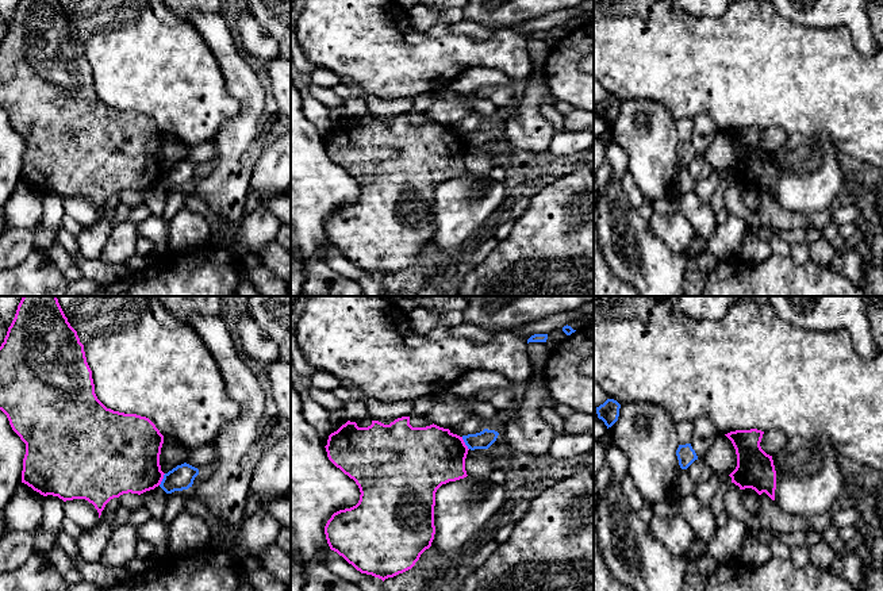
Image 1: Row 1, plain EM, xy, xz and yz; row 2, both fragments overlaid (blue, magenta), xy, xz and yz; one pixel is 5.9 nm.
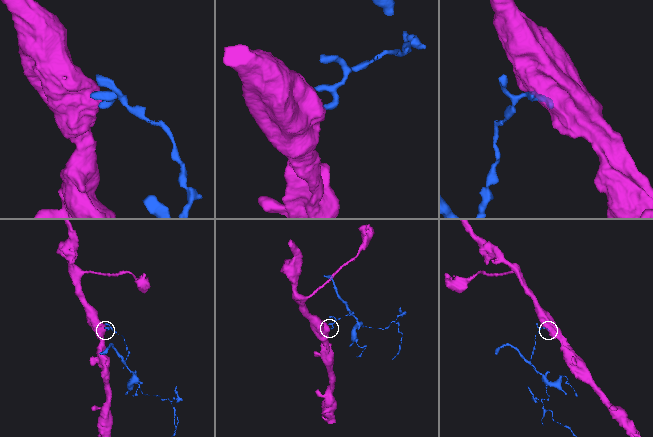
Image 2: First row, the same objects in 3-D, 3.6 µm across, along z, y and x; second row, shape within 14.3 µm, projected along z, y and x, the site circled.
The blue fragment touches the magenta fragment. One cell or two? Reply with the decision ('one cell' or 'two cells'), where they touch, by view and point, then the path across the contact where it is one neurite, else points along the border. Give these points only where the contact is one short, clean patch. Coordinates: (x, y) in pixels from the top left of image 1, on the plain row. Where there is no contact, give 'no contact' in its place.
two cells; contact xz (465, 141); border xz (461, 134), (468, 146)

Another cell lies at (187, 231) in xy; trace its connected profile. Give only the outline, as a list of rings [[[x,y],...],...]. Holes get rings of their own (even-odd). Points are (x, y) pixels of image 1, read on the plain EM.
[[[180,207],[168,224],[169,249],[184,253],[208,246],[210,226],[197,212]]]

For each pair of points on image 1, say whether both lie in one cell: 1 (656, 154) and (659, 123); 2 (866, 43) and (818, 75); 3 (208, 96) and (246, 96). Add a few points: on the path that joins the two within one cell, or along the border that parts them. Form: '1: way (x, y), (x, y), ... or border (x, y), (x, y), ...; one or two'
1: way (656, 146), (659, 131); one
2: border (833, 29), (844, 27), (853, 46), (868, 56); two
3: border (221, 66), (225, 85), (240, 104), (221, 126); two

